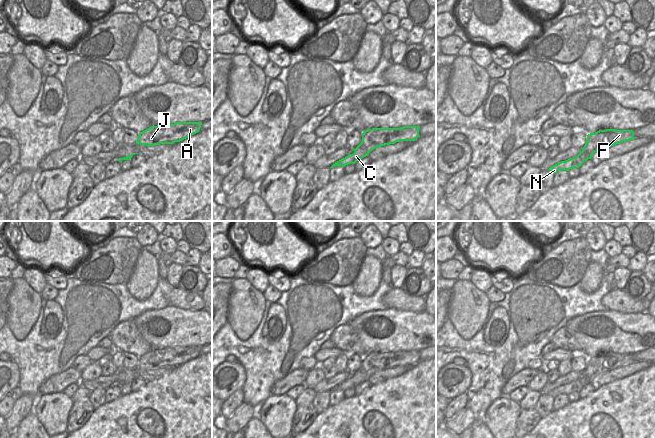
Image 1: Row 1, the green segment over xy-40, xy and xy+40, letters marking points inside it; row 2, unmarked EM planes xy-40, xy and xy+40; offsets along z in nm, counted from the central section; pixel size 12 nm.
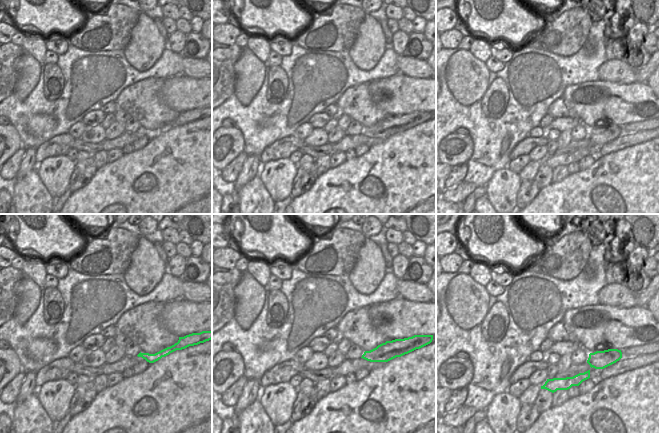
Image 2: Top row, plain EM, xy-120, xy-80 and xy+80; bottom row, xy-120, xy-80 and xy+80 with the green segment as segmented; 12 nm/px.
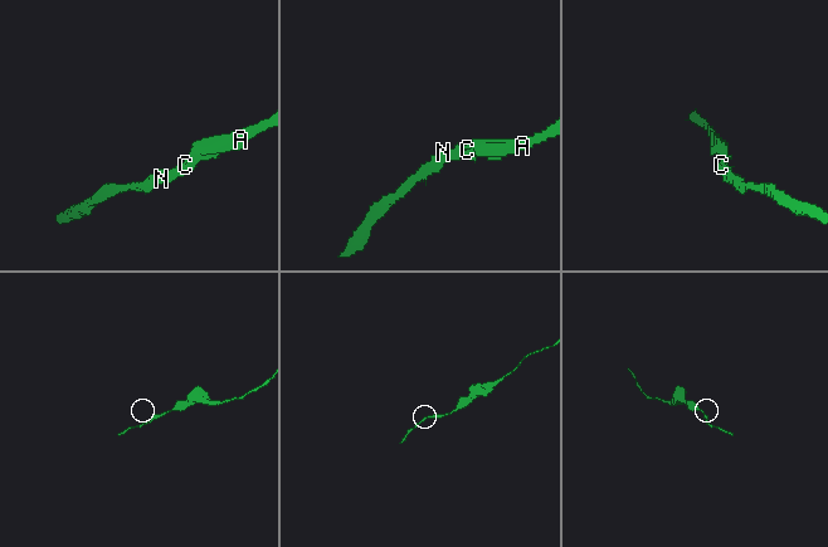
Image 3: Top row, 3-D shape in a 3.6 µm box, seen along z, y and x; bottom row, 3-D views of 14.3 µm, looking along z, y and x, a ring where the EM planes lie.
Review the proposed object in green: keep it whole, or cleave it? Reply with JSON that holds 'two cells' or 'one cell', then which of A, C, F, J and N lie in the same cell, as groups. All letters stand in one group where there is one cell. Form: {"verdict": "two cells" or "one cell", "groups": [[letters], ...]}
{"verdict": "one cell", "groups": [["A", "C", "F", "J", "N"]]}

